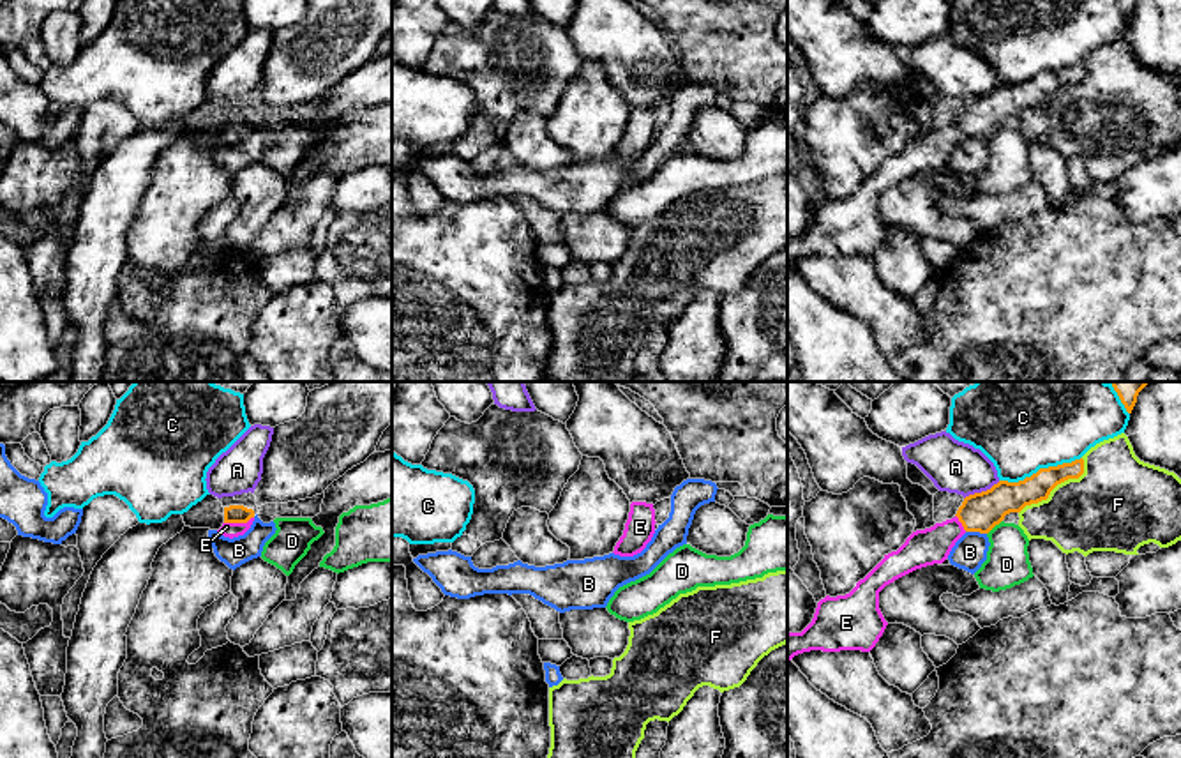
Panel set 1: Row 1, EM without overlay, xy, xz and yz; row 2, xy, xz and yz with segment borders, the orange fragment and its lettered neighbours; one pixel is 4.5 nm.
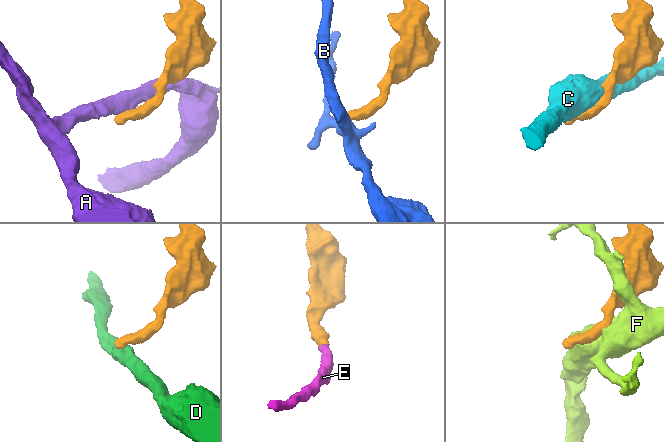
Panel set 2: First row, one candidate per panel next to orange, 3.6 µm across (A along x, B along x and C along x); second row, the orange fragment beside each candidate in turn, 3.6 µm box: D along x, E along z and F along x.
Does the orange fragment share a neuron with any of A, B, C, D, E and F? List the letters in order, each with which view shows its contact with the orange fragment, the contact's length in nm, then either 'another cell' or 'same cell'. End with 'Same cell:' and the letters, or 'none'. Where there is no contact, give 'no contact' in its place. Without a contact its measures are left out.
A: yz | 190 nm | another cell
B: yz | 100 nm | another cell
C: yz | 400 nm | another cell
D: yz | 100 nm | another cell
E: xy | 140 nm | same cell
F: yz | 380 nm | another cell
Same cell: E

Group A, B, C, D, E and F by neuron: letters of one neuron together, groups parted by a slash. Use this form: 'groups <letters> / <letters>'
groups A / B / C / D / E / F

